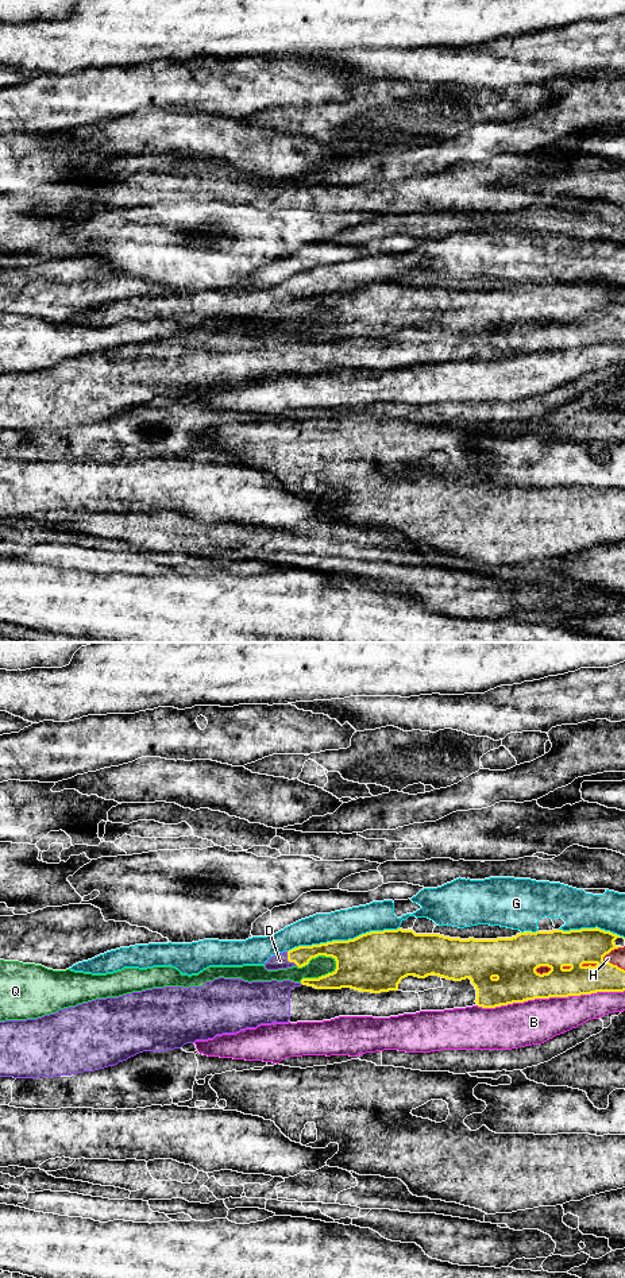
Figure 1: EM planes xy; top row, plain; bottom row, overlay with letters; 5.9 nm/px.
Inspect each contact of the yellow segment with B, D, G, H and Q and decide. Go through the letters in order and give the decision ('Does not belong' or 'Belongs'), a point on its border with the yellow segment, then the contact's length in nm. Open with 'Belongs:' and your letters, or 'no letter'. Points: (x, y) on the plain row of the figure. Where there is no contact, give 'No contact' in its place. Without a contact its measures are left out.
Belongs: D
B: Does not belong. Touches yellow at xy (550, 348). Shared border 900 nm
D: Belongs. Touches yellow at xy (289, 313). Shared border 110 nm
G: Does not belong. Touches yellow at xy (343, 293). Shared border 700 nm
H: Does not belong. Touches yellow at xy (612, 316). Shared border 160 nm
Q: Does not belong. Touches yellow at xy (321, 328). Shared border 260 nm

